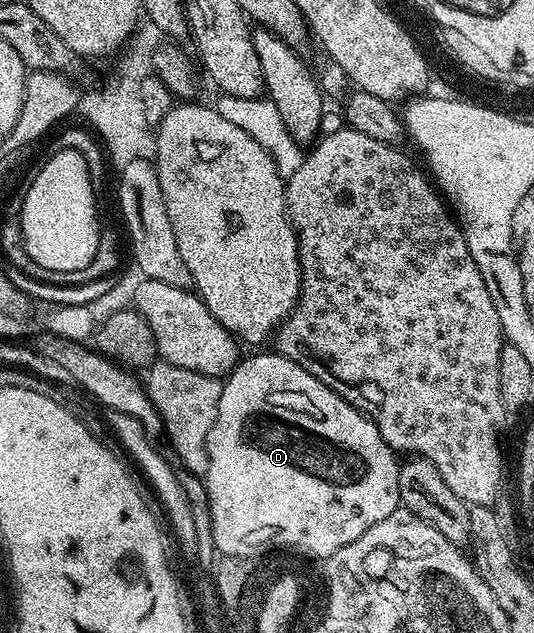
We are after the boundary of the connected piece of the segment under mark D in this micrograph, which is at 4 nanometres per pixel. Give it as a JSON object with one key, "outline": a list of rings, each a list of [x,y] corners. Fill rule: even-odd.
{"outline":[[[269,352],[256,354],[253,358],[237,361],[236,369],[223,379],[222,400],[218,400],[218,416],[214,420],[214,428],[210,428],[208,437],[208,473],[206,485],[208,488],[208,503],[212,517],[212,535],[218,550],[233,550],[233,552],[247,552],[262,548],[262,543],[269,540],[289,542],[291,546],[311,548],[311,550],[337,550],[346,548],[346,544],[354,544],[366,528],[374,528],[378,520],[386,520],[390,512],[400,506],[398,492],[398,472],[400,462],[397,455],[388,447],[386,440],[382,440],[382,432],[370,421],[361,410],[356,410],[338,392],[326,388],[322,380],[310,376],[306,368],[294,364],[286,356]]]}

